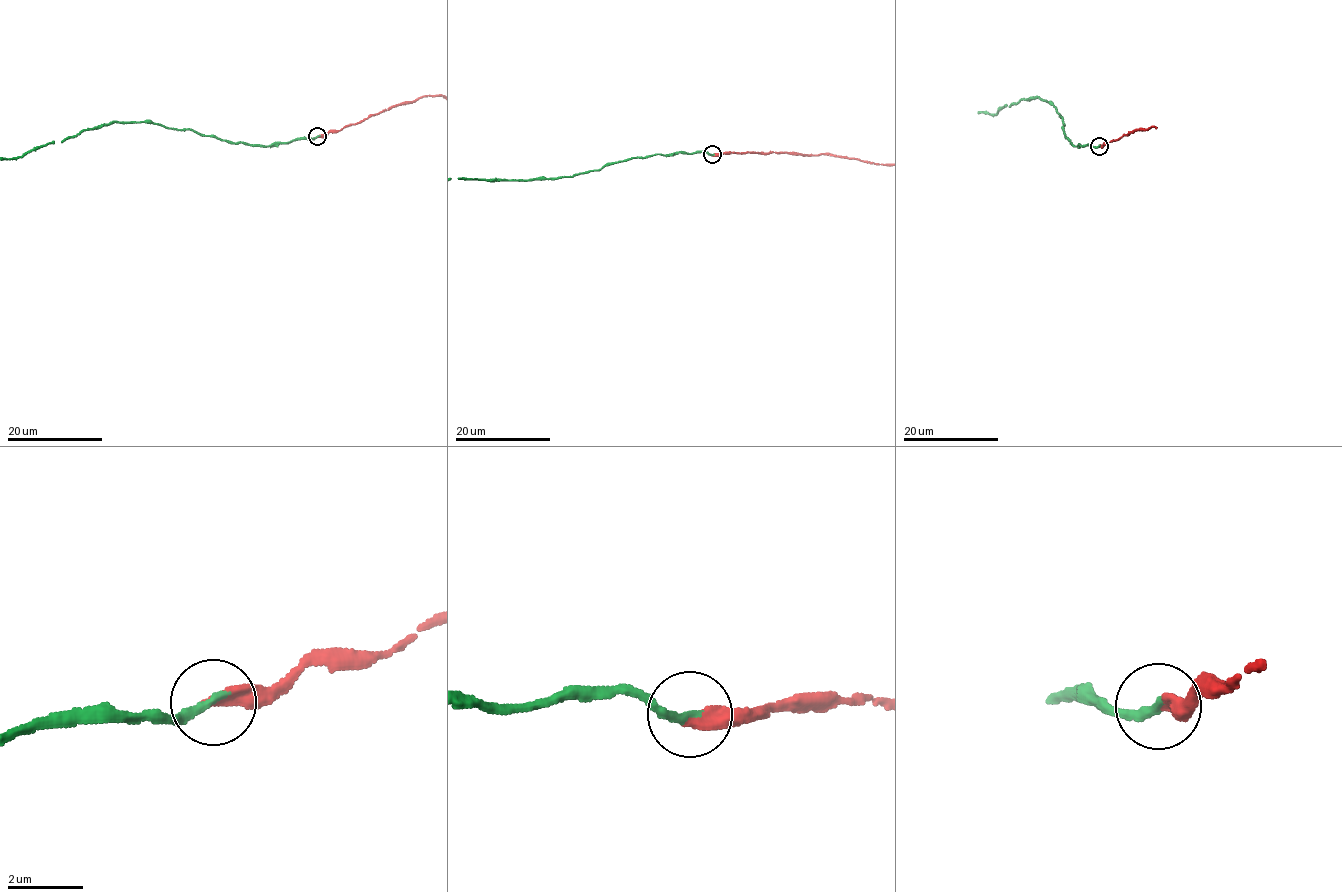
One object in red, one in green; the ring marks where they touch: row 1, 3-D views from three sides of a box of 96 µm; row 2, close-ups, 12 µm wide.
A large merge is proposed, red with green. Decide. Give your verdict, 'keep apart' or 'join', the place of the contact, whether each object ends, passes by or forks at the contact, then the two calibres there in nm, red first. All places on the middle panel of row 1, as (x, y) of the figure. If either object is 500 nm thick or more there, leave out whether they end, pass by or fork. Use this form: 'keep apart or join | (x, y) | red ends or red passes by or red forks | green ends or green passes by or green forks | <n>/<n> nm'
join | (712, 154) | red ends | green ends | 360/240 nm

